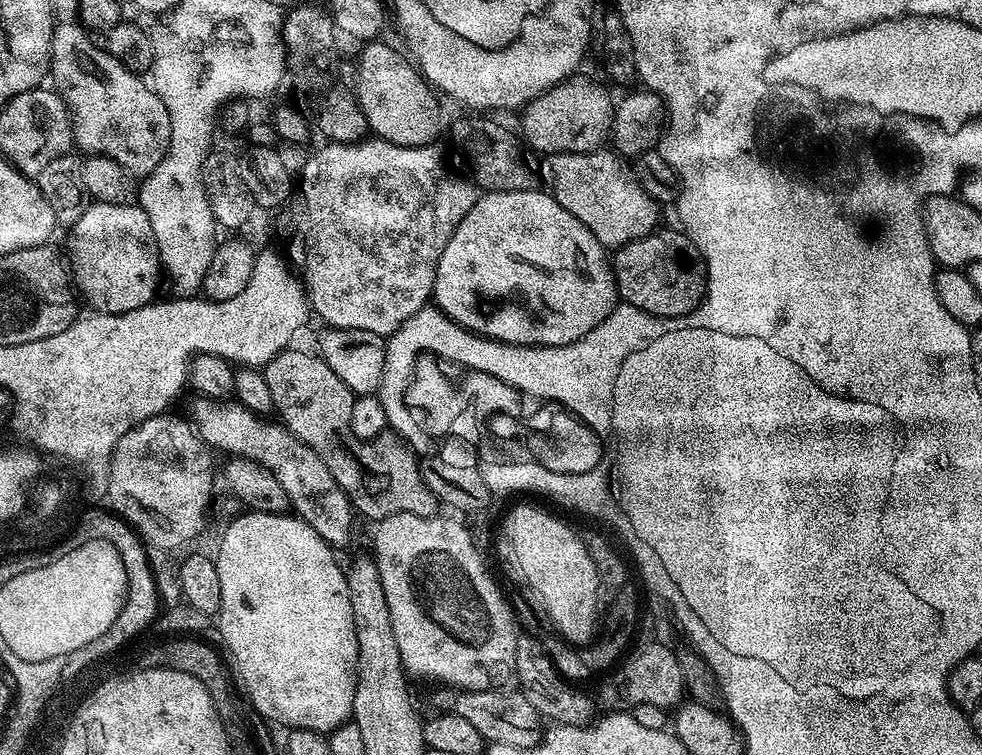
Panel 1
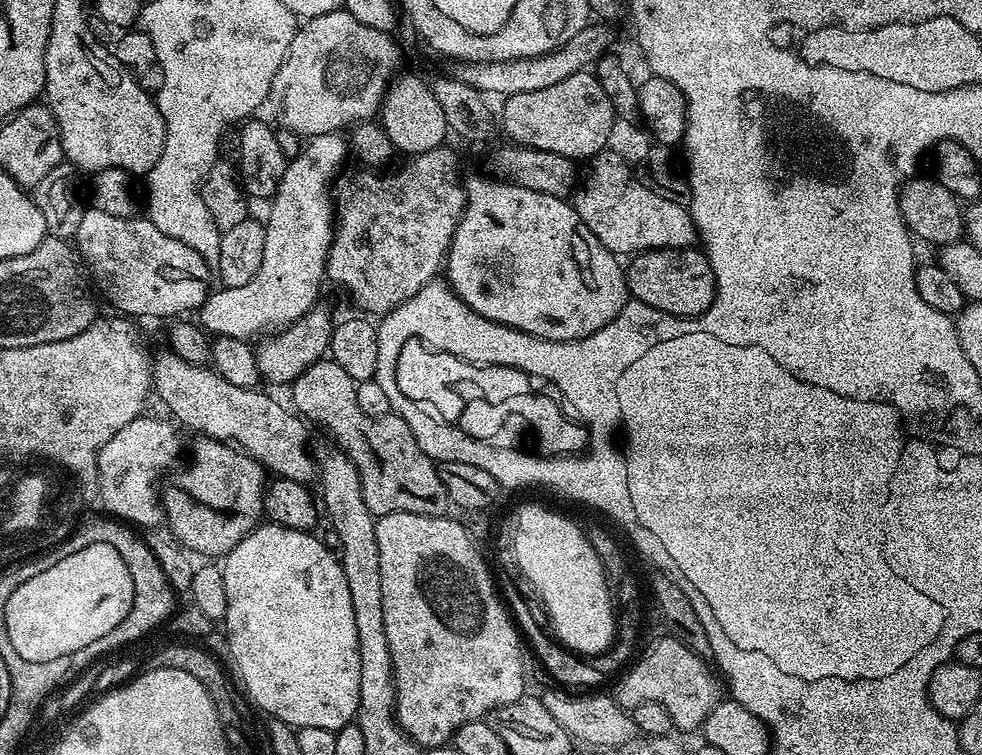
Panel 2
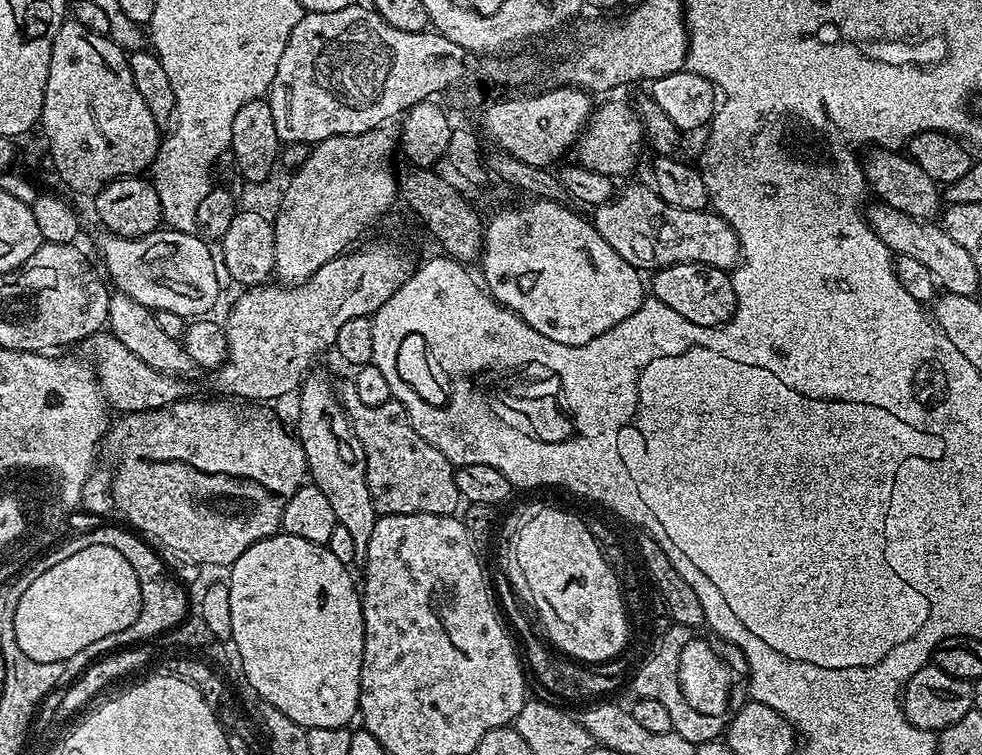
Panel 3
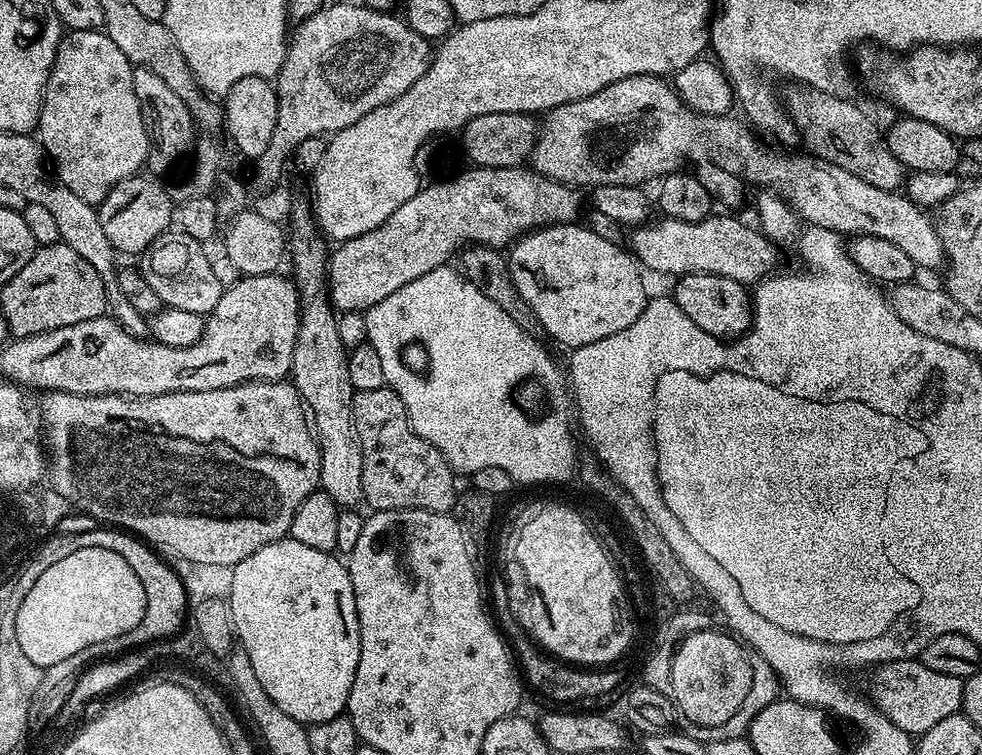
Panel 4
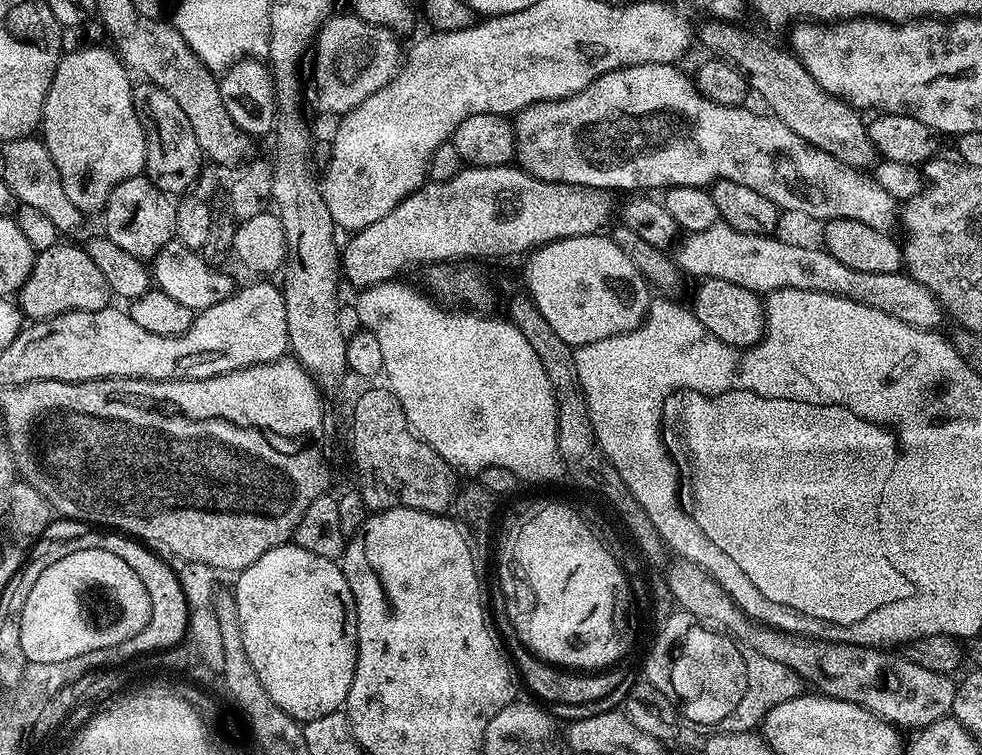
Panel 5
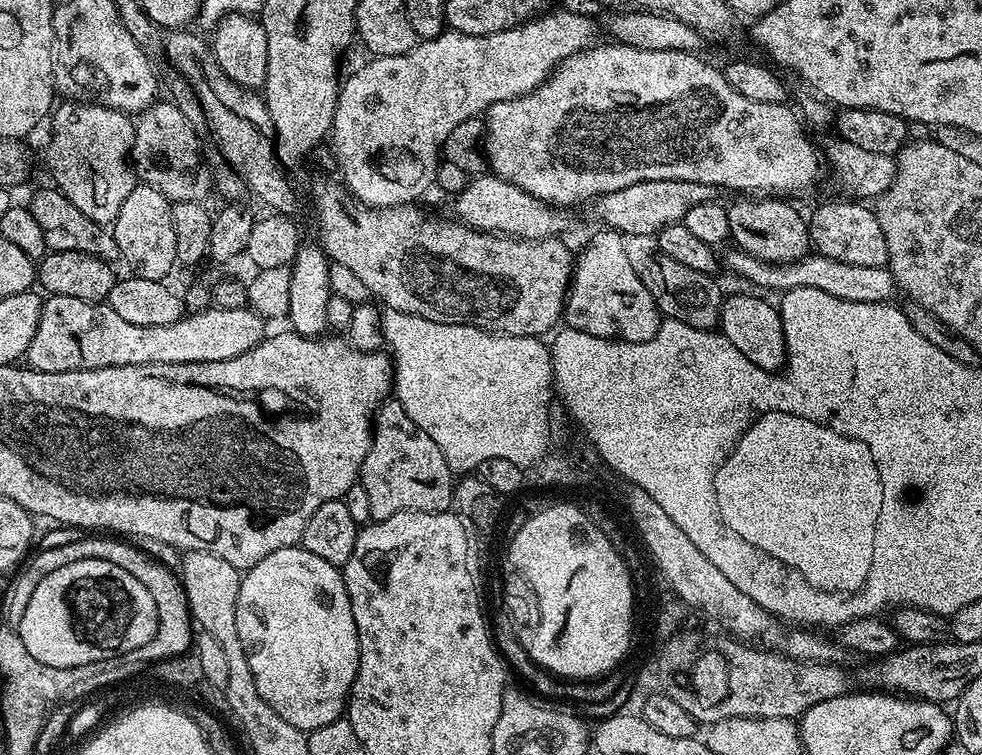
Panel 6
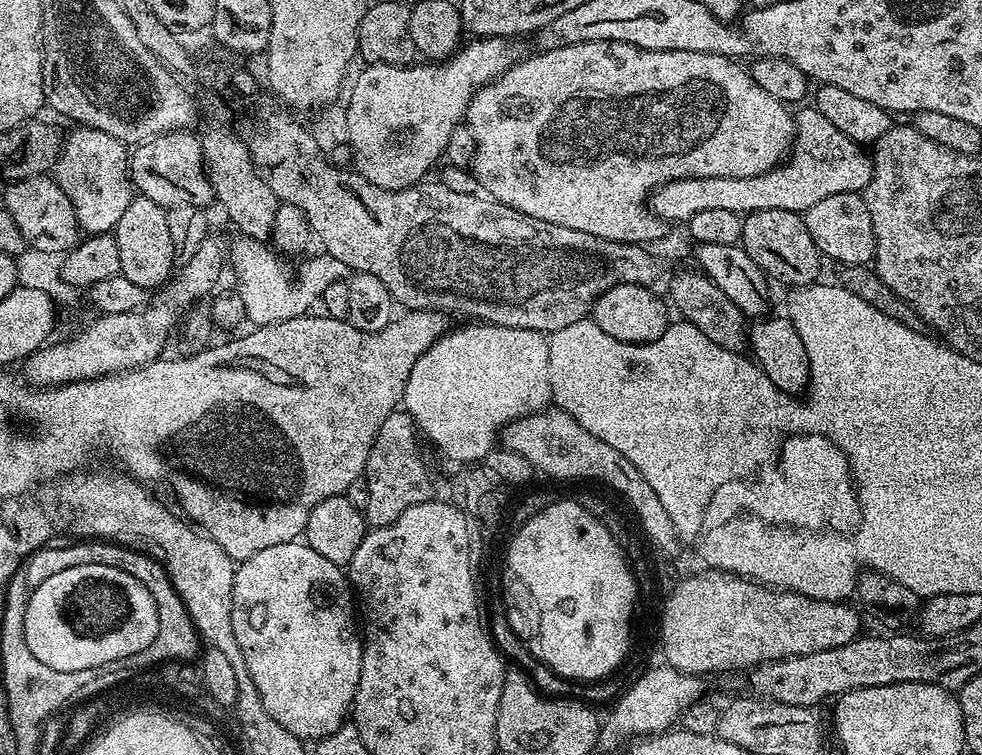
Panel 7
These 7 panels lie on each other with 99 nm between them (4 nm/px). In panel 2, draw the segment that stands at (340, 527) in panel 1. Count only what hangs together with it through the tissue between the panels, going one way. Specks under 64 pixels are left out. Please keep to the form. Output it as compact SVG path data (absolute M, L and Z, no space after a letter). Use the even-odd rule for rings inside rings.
M164 350L163 352L164 353L162 353L160 357L157 355L152 362L152 387L155 395L160 395L161 402L168 407L169 413L167 412L167 415L171 417L177 425L183 426L185 429L187 429L186 427L193 428L194 431L200 432L196 434L199 434L201 437L210 440L220 440L223 444L230 444L239 448L241 452L248 453L248 455L253 456L259 464L264 465L265 469L267 469L269 473L276 472L272 474L275 474L277 477L286 480L293 480L294 482L298 482L299 484L303 484L305 486L311 485L311 480L313 483L313 481L317 479L318 473L316 471L316 462L313 453L310 451L310 444L308 448L308 432L304 429L303 422L300 421L294 413L287 412L287 410L284 409L274 397L267 396L266 393L260 392L261 390L257 390L256 388L234 386L234 382L226 382L226 378L222 378L220 373L216 371L215 367L205 366L203 364L191 364L188 361L184 361L178 356L178 354L172 351Z

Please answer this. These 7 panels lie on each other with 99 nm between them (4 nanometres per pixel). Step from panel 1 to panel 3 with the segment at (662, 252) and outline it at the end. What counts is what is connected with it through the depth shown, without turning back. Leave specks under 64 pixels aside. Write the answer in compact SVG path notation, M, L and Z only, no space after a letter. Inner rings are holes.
M682 262L674 266L657 268L651 273L650 292L658 302L664 302L675 313L682 314L686 322L698 326L719 328L736 313L736 295L732 277L723 268L706 266L698 262Z

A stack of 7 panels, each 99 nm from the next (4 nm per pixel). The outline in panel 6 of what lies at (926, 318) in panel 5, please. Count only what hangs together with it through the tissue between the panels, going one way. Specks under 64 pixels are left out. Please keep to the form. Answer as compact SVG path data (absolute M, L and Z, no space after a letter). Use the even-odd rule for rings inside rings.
M732 250L728 256L728 268L742 279L760 288L769 288L775 294L783 294L792 288L813 288L826 290L826 294L834 294L834 298L846 304L886 304L898 296L896 279L887 266L850 266L850 262L834 262L834 258L819 254L809 254L789 264L771 264L746 252Z

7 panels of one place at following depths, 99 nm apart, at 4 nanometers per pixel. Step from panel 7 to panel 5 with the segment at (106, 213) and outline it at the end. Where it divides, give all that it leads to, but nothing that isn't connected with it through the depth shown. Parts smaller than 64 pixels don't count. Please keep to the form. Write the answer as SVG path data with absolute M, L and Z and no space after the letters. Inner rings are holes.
M80 48L77 52L65 51L61 55L46 94L39 126L44 144L50 150L50 158L54 158L54 166L58 166L62 190L66 190L70 202L74 202L84 214L103 213L114 186L126 182L126 178L141 175L146 158L146 138L132 101L133 77L119 55L108 48Z

